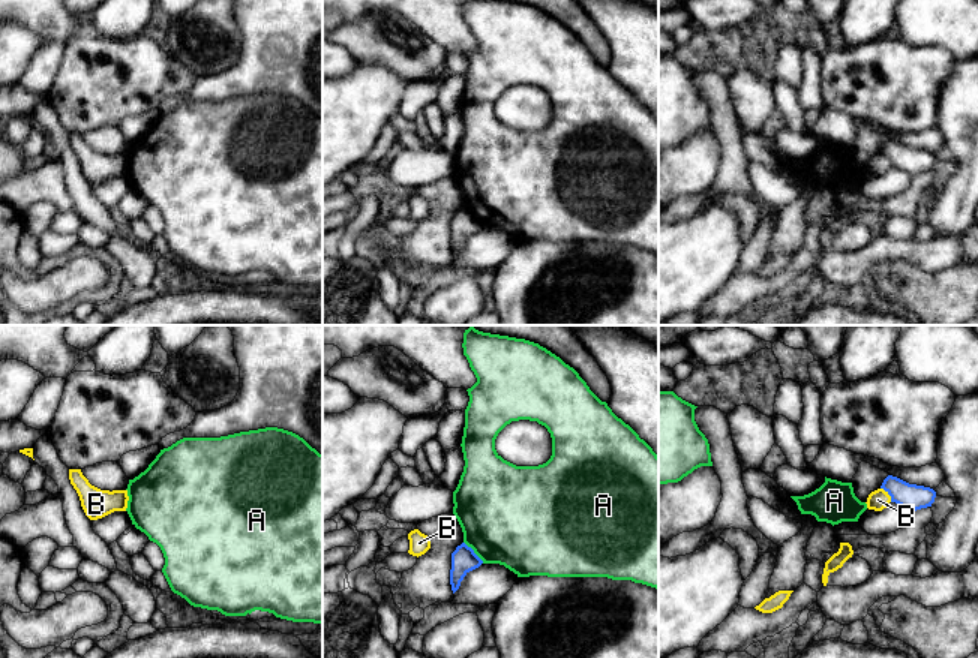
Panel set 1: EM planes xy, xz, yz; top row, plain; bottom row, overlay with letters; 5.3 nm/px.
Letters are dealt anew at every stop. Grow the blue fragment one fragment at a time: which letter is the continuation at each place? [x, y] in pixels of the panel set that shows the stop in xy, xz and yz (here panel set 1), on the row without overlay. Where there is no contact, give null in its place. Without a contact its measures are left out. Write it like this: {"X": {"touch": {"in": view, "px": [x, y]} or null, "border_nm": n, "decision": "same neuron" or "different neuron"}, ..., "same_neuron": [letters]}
{"A": {"touch": {"in": "xz", "px": [473, 216]}, "border_nm": 160, "decision": "different neuron"}, "B": {"touch": {"in": "yz", "px": [888, 158]}, "border_nm": 100, "decision": "different neuron"}, "same_neuron": []}

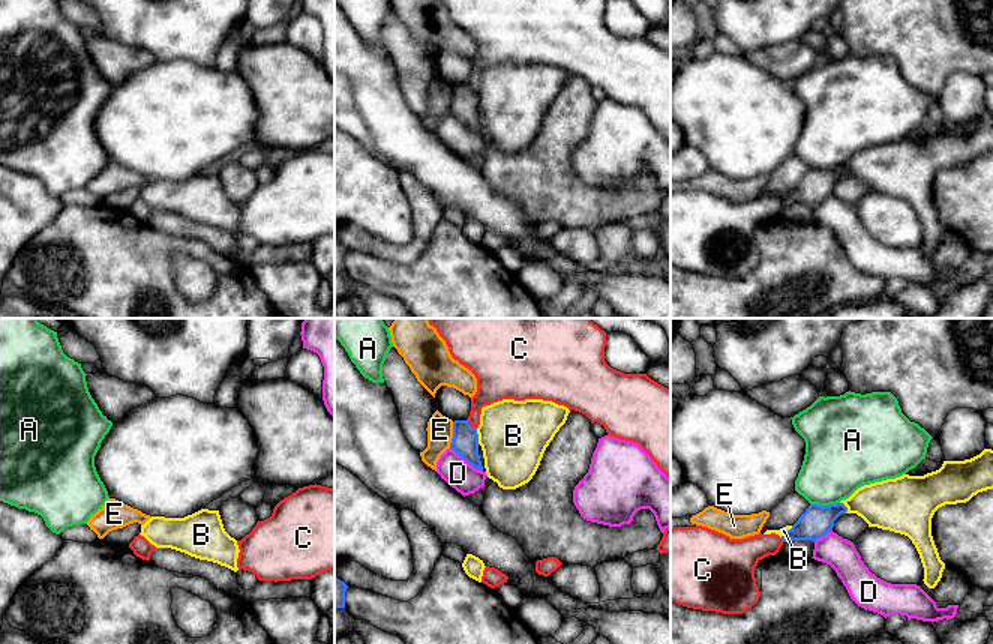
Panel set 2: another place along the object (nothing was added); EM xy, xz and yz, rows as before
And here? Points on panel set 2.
{"A": {"touch": {"in": "yz", "px": [824, 170]}, "border_nm": 160, "decision": "different neuron"}, "B": {"touch": {"in": "xz", "px": [477, 101]}, "border_nm": 80, "decision": "different neuron"}, "C": {"touch": {"in": "xz", "px": [470, 89]}, "border_nm": 80, "decision": "different neuron"}, "D": {"touch": {"in": "xz", "px": [467, 125]}, "border_nm": 220, "decision": "different neuron"}, "E": {"touch": {"in": "xz", "px": [453, 99]}, "border_nm": 150, "decision": "different neuron"}, "same_neuron": []}

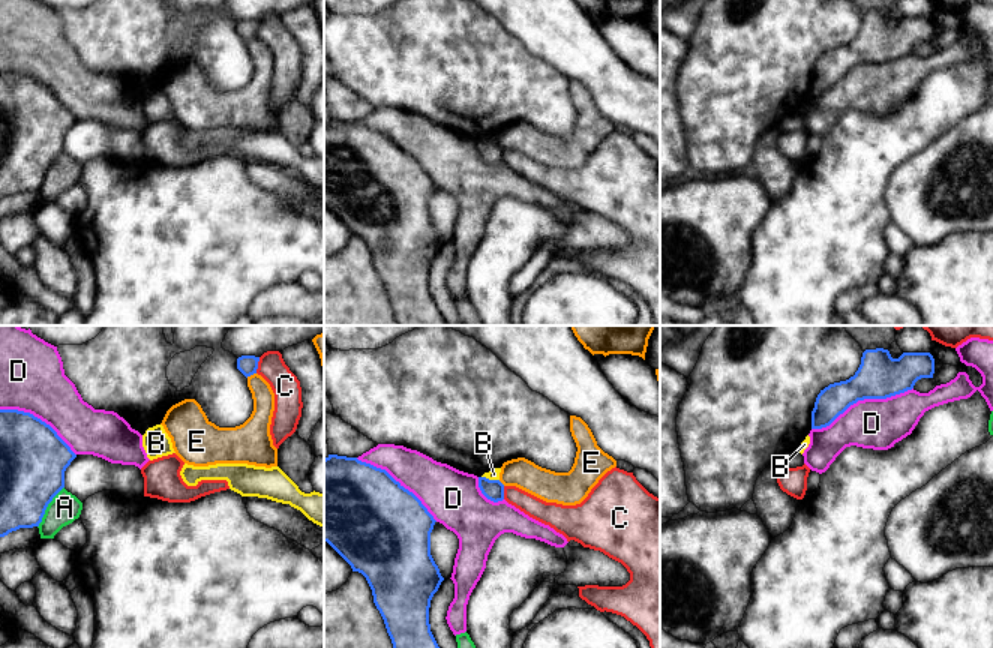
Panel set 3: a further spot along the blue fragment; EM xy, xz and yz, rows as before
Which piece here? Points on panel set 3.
{"A": {"touch": {"in": "xy", "px": [47, 170]}, "border_nm": 260, "decision": "different neuron"}, "B": {"touch": {"in": "xz", "px": [491, 144]}, "border_nm": 100, "decision": "different neuron"}, "C": {"touch": {"in": "xy", "px": [257, 29]}, "border_nm": 90, "decision": "different neuron"}, "D": {"touch": {"in": "yz", "px": [861, 63]}, "border_nm": 600, "decision": "different neuron"}, "E": {"touch": {"in": "xy", "px": [251, 38]}, "border_nm": 60, "decision": "different neuron"}, "same_neuron": []}

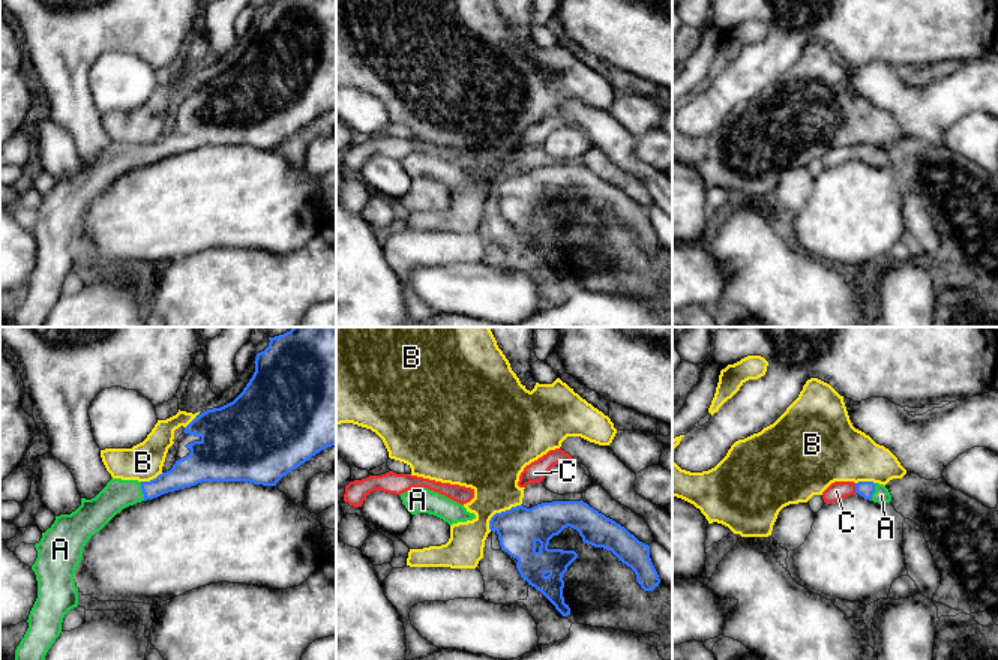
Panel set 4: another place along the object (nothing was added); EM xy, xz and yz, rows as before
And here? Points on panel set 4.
{"A": {"touch": {"in": "xy", "px": [141, 153]}, "border_nm": 110, "decision": "same neuron"}, "B": {"touch": {"in": "xz", "px": [502, 176]}, "border_nm": 240, "decision": "different neuron"}, "C": {"touch": {"in": "yz", "px": [856, 152]}, "border_nm": 60, "decision": "different neuron"}, "same_neuron": ["A"]}

